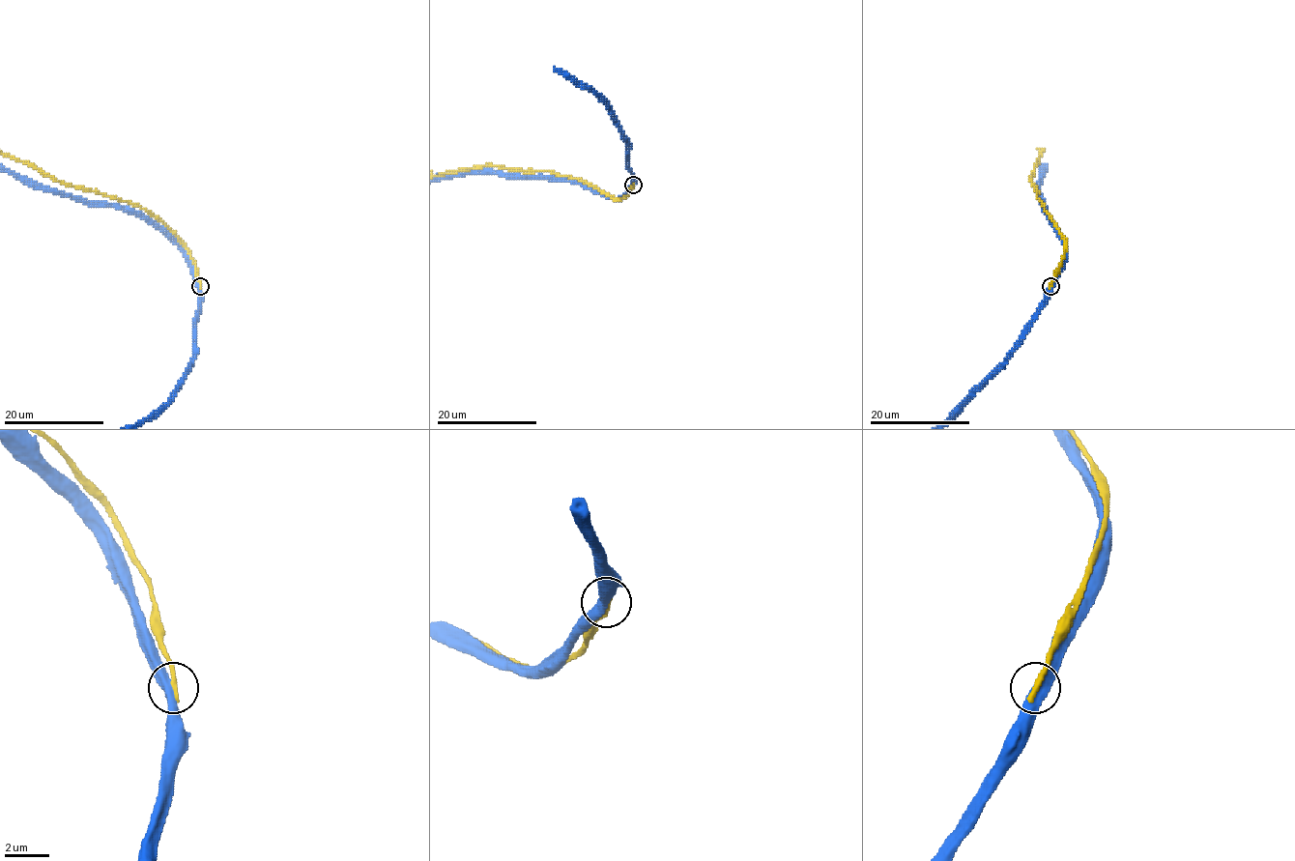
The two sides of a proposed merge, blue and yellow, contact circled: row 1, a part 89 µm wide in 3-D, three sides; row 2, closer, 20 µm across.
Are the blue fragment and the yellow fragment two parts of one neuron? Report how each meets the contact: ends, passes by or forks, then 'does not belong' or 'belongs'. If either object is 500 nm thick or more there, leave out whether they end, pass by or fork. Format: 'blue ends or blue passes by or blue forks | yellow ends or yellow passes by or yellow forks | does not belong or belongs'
blue passes by | yellow ends | does not belong

